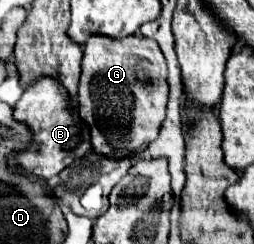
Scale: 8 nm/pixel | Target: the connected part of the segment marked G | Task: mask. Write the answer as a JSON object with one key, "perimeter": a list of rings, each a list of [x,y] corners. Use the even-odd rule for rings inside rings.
{"perimeter":[[[91,35],[85,43],[83,63],[81,63],[81,81],[79,81],[79,113],[83,121],[91,127],[93,151],[107,157],[127,157],[139,155],[157,135],[165,119],[167,105],[167,67],[159,45],[153,39],[143,35],[129,35],[127,39],[107,39],[107,35]]]}

